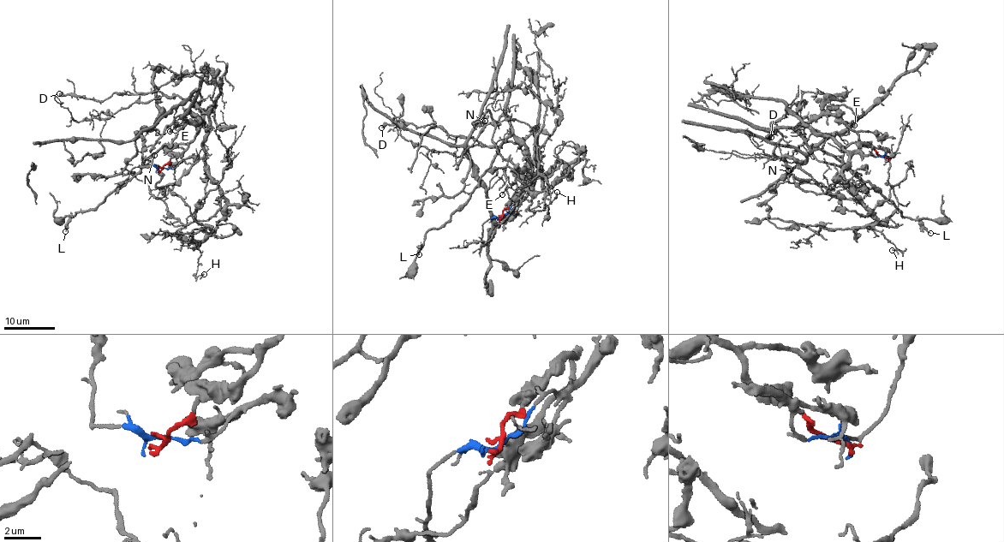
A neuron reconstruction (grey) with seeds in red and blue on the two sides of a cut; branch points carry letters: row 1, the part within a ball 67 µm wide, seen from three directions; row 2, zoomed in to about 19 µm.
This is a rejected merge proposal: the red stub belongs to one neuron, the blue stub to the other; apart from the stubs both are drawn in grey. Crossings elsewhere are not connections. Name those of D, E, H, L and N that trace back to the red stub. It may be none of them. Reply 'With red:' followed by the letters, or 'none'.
With red: E, L, N

